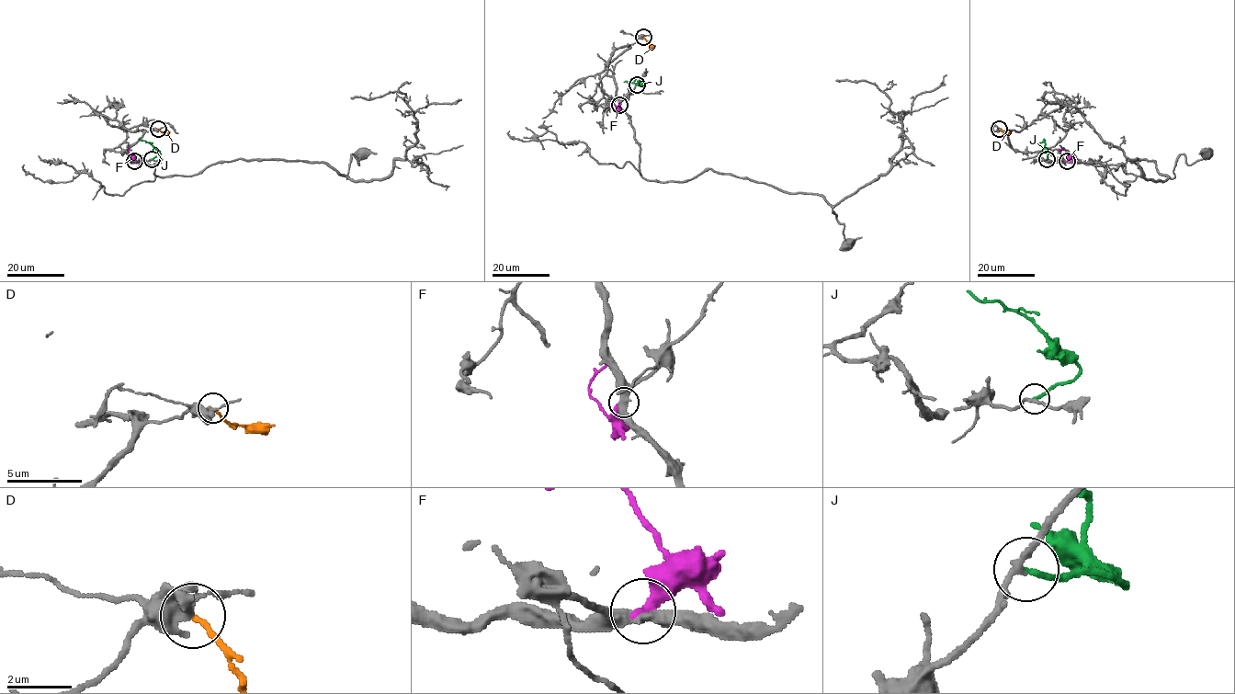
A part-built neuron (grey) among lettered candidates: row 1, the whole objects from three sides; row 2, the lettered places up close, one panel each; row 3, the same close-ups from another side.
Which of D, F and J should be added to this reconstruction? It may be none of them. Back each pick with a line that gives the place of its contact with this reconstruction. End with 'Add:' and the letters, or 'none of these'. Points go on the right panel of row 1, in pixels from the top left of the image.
F: (1067, 161)
J: (1047, 159)
Add: F, J

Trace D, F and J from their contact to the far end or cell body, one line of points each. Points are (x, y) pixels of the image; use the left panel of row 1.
D: (158, 129), (170, 131)
F: (134, 161), (128, 150), (131, 151)
J: (152, 159), (160, 153), (150, 143), (139, 138)

